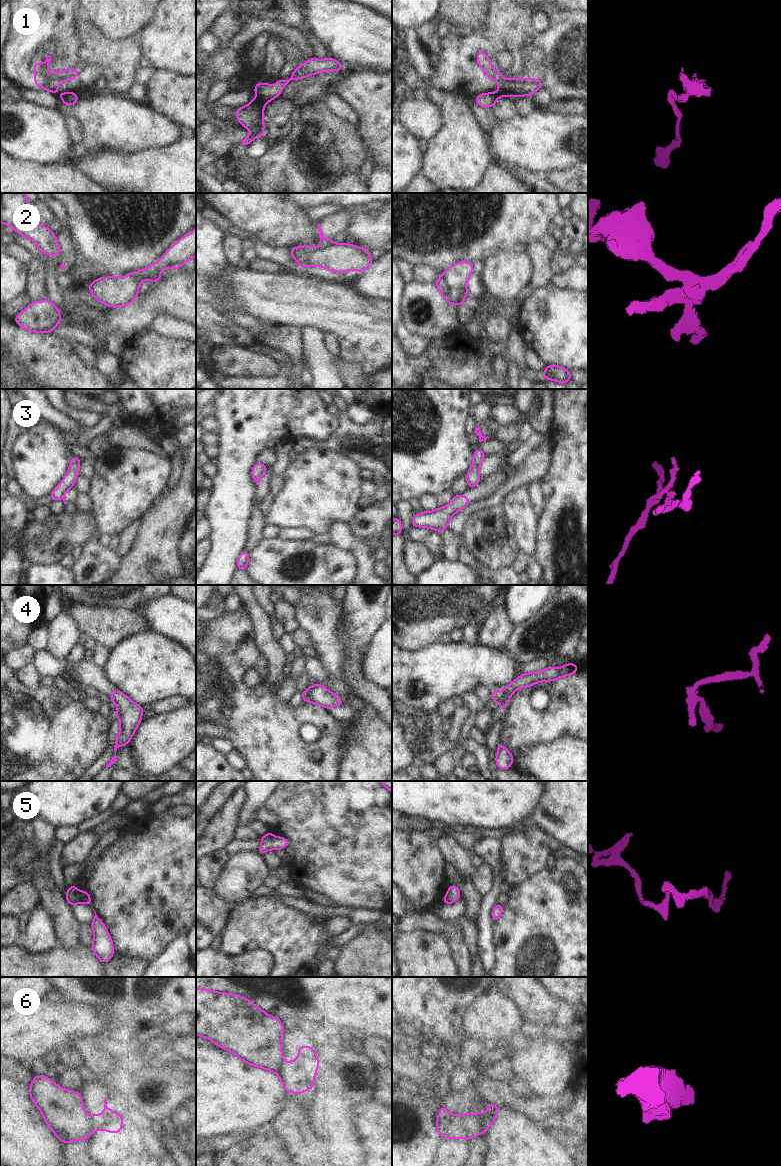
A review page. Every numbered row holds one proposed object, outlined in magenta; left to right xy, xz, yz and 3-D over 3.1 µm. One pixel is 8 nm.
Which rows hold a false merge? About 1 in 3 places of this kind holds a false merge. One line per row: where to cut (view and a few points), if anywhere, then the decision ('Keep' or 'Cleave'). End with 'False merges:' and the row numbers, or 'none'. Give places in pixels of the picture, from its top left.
1: Split along xz (257, 95), (267, 101). Cleave
2: Split along yz (441, 274), (450, 286), (465, 287). Cleave
3: Split along xy (65, 491), (61, 498). Cleave
4: Split along yz (505, 690), (500, 709). Cleave
5: No split. Keep
6: Split along yz (477, 1113), (482, 1123), (483, 1132). Cleave
False merges: 1, 2, 3, 4, 6.

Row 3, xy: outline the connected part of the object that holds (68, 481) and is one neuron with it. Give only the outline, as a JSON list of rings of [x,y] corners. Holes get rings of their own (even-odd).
[[[76,456],[71,457],[71,463],[69,466],[69,470],[64,476],[63,480],[59,485],[56,486],[54,491],[49,495],[52,501],[56,501],[58,499],[62,499],[64,493],[75,484],[75,480],[79,475],[79,464],[81,459]]]

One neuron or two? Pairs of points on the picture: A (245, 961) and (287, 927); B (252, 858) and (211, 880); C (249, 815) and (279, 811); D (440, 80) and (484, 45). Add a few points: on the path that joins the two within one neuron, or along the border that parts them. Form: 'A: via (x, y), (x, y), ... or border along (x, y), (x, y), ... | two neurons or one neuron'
A: border along (235, 955), (267, 950), (273, 957), (274, 966) | two neurons
B: border along (232, 855), (214, 888) | two neurons
C: border along (270, 796), (258, 810), (254, 820) | two neurons
D: via (451, 72), (469, 54), (473, 53) | one neuron

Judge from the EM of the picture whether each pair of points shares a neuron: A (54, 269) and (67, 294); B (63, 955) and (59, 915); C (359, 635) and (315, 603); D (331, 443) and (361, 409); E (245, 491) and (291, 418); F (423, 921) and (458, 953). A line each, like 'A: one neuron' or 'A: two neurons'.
A: two neurons
B: two neurons
C: two neurons
D: two neurons
E: one neuron
F: one neuron

